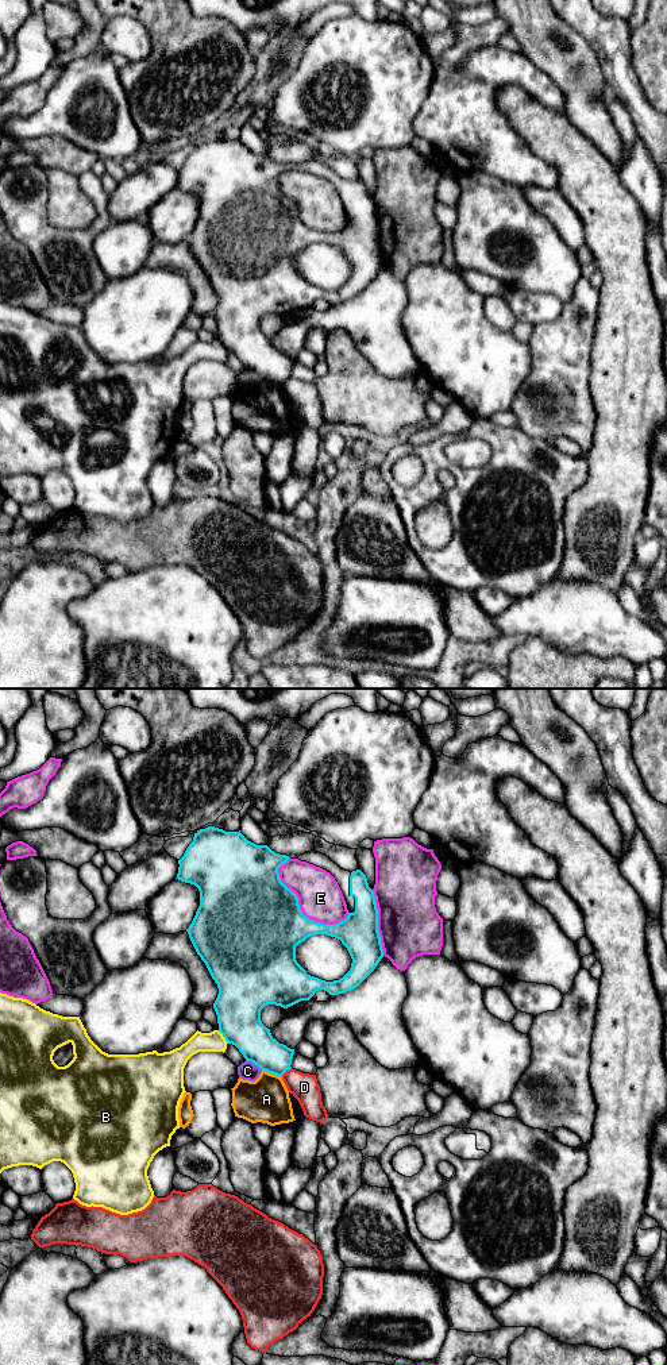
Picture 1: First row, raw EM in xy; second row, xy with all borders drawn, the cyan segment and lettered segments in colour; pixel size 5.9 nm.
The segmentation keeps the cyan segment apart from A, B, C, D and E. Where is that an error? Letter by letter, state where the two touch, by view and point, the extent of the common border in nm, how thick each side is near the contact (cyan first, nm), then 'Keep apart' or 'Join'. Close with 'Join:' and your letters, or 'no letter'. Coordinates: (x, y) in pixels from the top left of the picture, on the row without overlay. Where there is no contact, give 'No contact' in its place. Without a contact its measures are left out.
A: Touches cyan at xy (272, 381). Shared border 130 nm. Thickness 220 nm (cyan) against 260 nm. Keep apart
B: Touches cyan at xy (223, 344). Shared border 100 nm. Thickness 280 nm (cyan) against 120 nm. Keep apart
C: Touches cyan at xy (254, 371). Shared border 120 nm. Thickness 240 nm (cyan) against 110 nm. Keep apart
D: Touches cyan at xy (285, 380). Shared border 90 nm. Thickness 220 nm (cyan) against 160 nm. Keep apart
E: Touches cyan at xy (299, 215). Shared border 500 nm. Thickness 500 nm (cyan) against 260 nm. Keep apart
Join: no letter

